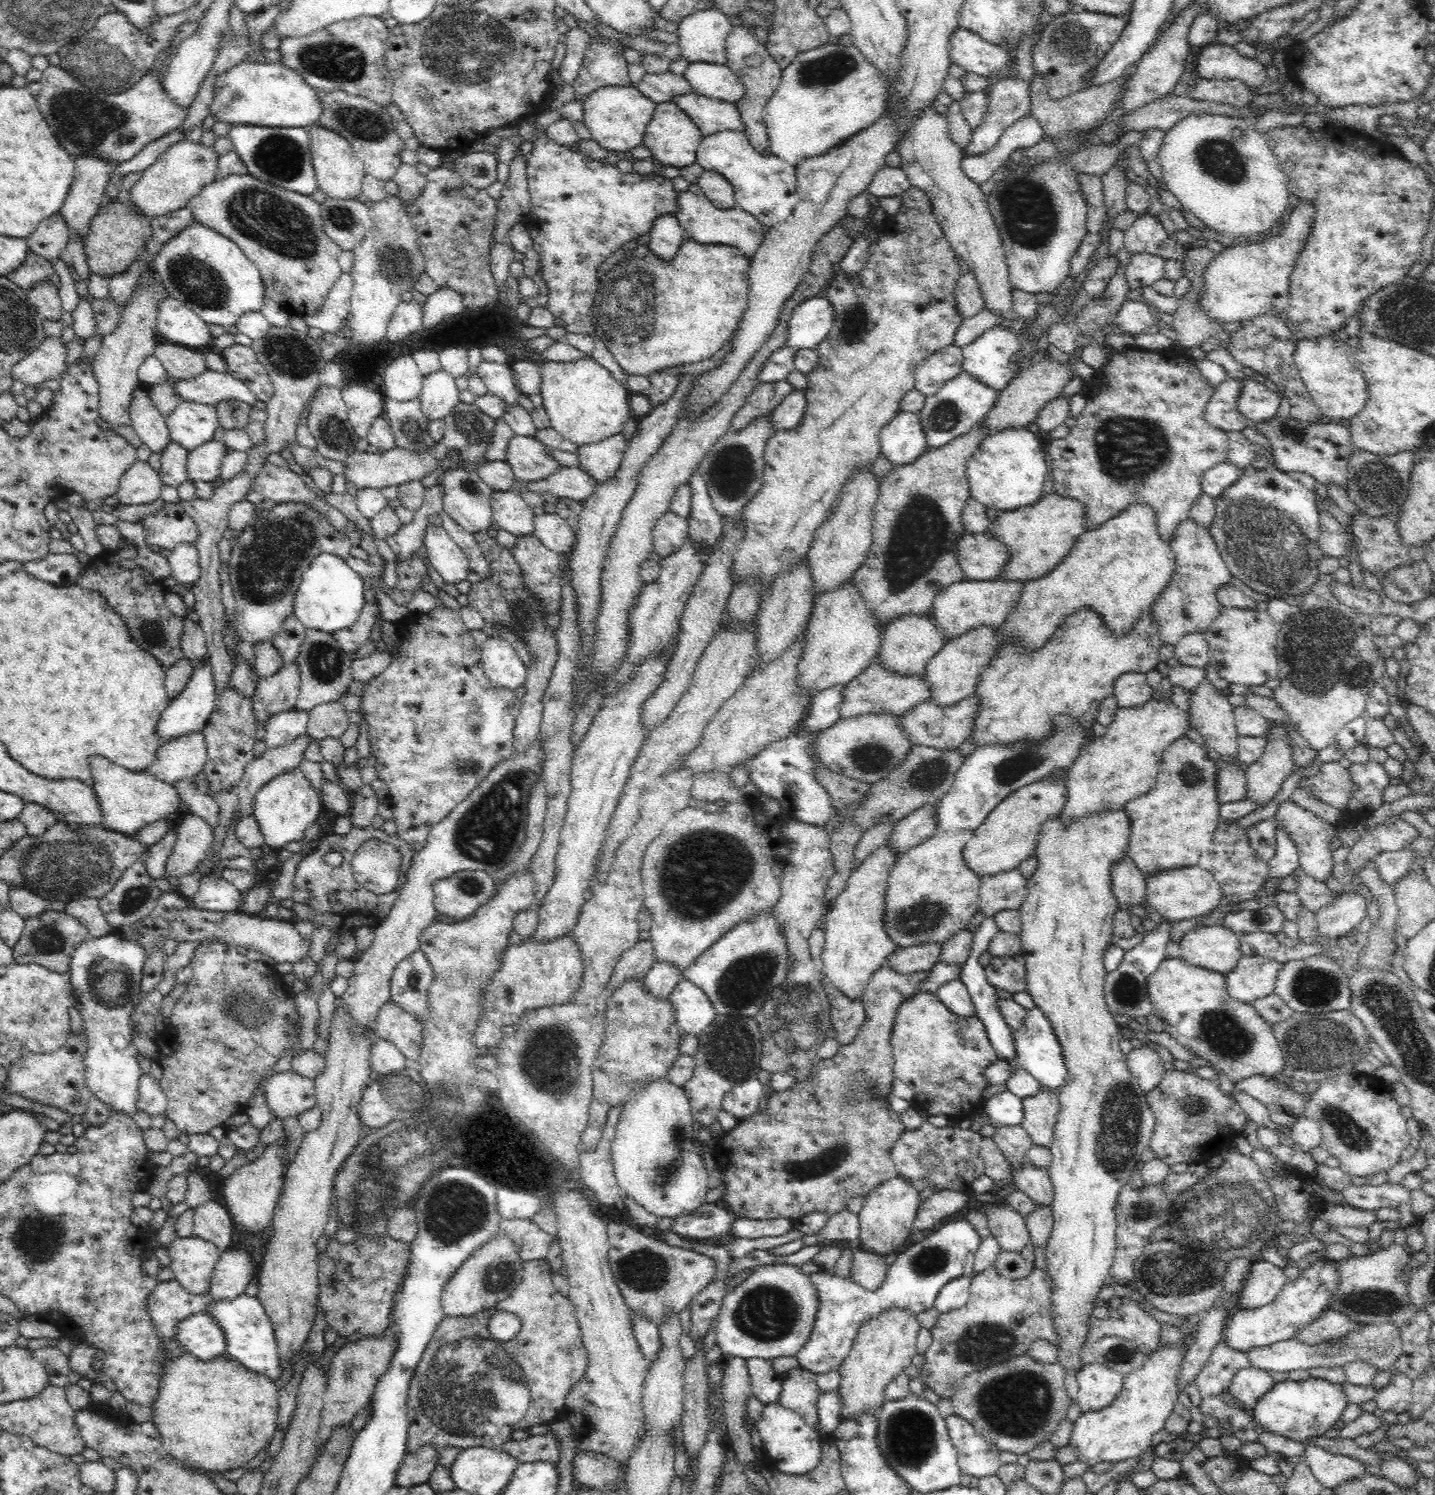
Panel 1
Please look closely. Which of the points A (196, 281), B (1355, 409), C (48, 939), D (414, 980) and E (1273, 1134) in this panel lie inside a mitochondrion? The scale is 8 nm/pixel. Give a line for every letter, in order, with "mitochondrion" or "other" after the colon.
A: mitochondrion
B: other
C: mitochondrion
D: mitochondrion
E: other

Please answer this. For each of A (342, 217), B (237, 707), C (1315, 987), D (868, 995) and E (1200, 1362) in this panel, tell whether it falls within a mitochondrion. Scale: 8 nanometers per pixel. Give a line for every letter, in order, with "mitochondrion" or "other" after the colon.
A: mitochondrion
B: other
C: mitochondrion
D: other
E: other

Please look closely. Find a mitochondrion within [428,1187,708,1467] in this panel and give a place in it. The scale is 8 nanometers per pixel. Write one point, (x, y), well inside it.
(644, 1269)

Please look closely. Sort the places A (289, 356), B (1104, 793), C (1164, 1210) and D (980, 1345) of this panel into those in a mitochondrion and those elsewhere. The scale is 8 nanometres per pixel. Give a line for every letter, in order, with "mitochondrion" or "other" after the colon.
A: mitochondrion
B: other
C: mitochondrion
D: mitochondrion

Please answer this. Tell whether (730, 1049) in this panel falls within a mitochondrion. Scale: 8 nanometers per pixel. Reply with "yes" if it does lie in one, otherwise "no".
yes

